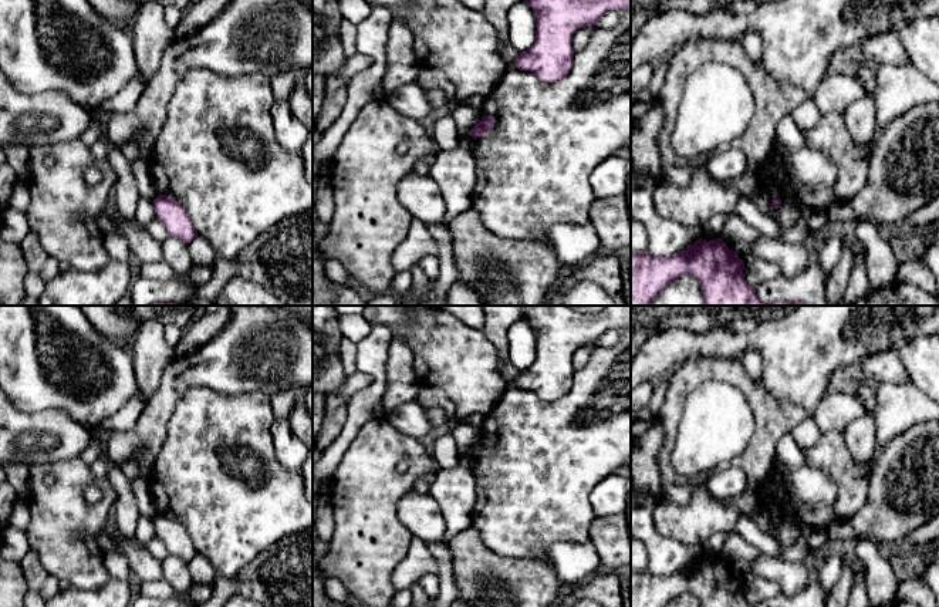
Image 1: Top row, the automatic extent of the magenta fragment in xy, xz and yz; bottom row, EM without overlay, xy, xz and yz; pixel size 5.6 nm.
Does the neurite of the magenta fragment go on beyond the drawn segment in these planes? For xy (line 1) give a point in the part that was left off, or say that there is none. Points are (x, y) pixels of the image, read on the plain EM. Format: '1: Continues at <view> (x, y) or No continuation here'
1: No continuation here

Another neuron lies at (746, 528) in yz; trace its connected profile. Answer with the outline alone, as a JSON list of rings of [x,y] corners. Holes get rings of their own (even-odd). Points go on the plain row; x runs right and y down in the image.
[[[749,513],[740,515],[734,532],[746,542],[756,546],[761,553],[780,557],[796,564],[803,564],[810,553],[810,549],[803,537],[800,537],[790,549],[783,549],[774,537],[760,530],[759,525]]]

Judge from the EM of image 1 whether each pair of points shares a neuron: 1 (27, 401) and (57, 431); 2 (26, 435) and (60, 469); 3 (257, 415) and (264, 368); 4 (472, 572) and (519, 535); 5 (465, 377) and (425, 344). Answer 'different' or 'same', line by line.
1: different
2: different
3: different
4: different
5: same

